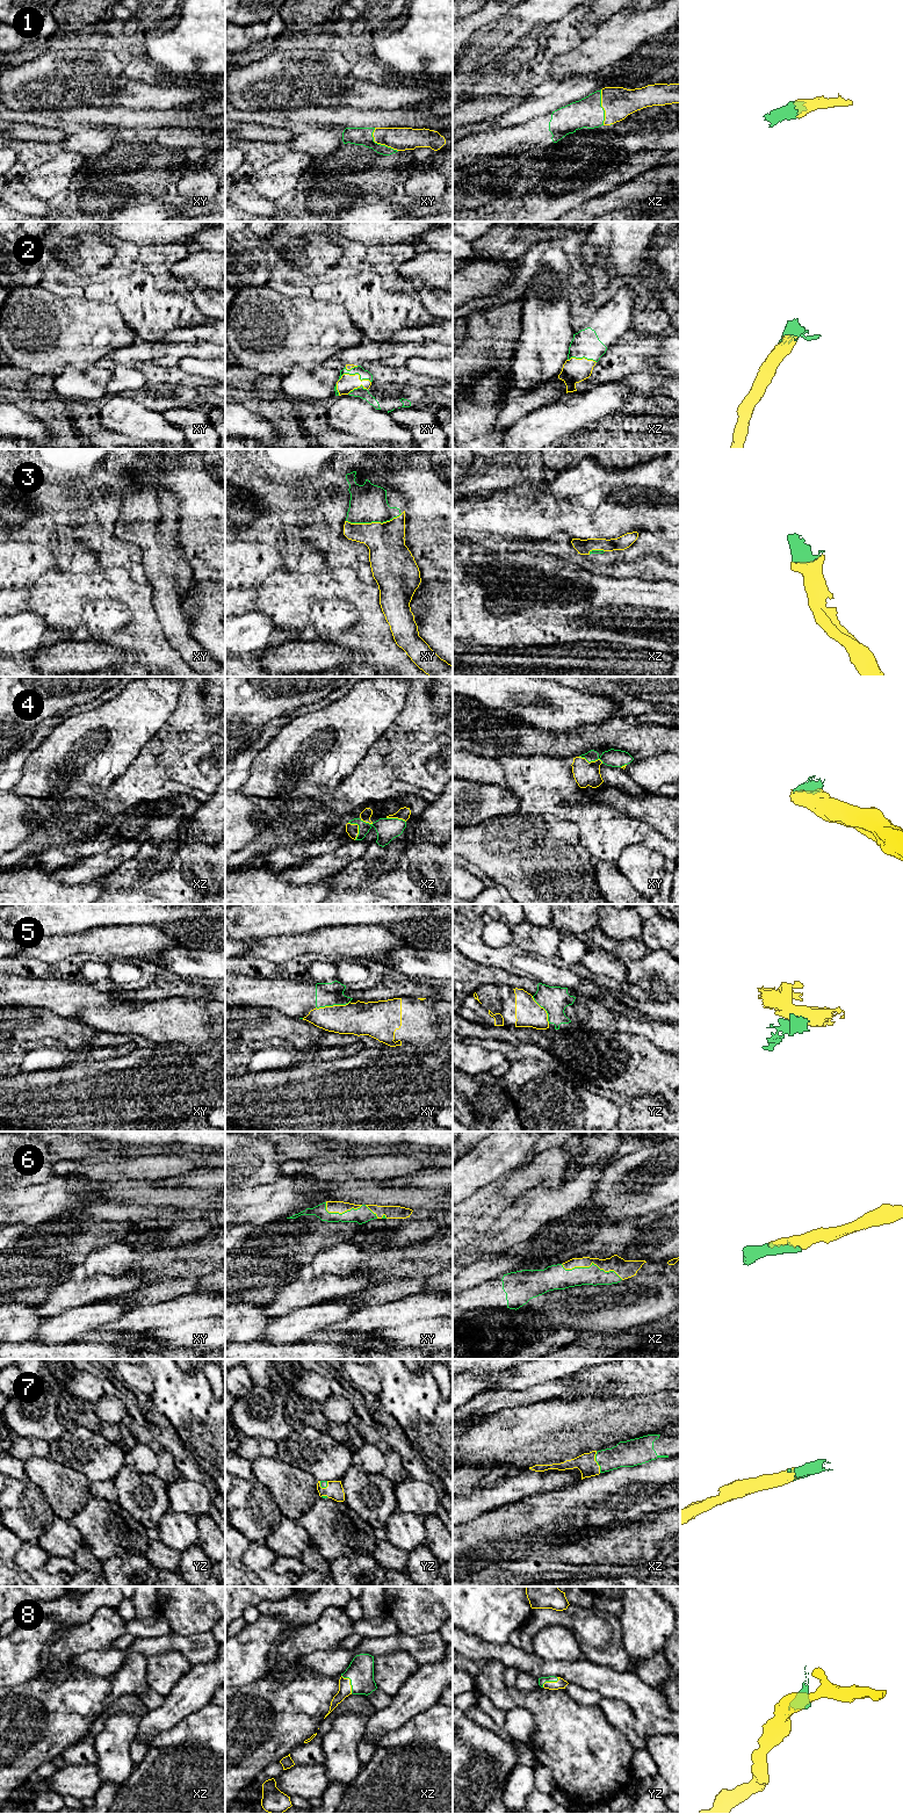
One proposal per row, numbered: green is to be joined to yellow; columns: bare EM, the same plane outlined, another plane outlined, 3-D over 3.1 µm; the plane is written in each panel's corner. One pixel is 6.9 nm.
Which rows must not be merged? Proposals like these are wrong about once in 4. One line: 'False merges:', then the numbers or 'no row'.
False merges: 5

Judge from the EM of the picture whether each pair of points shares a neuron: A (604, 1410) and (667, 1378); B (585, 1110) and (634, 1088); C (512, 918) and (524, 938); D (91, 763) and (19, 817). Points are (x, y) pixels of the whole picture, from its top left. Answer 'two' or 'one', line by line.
A: two
B: two
C: two
D: two

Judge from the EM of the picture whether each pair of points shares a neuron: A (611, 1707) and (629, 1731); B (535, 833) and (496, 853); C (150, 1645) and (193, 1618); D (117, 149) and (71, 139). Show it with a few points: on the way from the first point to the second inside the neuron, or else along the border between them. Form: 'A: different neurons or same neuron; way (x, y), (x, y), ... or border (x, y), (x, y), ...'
A: same neuron; way (616, 1713), (626, 1725)
B: same neuron; way (526, 838), (522, 838), (505, 853)
C: different neurons; border (171, 1631), (178, 1634), (199, 1633)
D: different neurons; border (115, 143), (105, 152), (86, 158)

